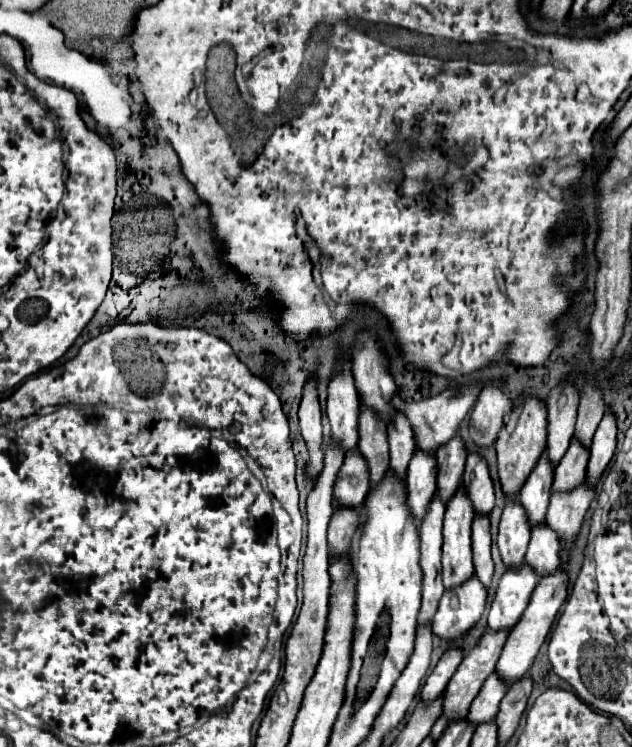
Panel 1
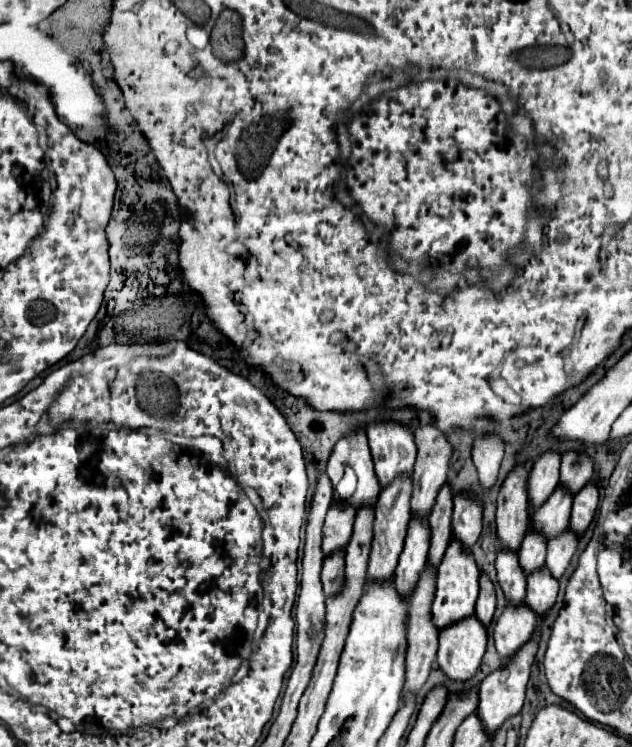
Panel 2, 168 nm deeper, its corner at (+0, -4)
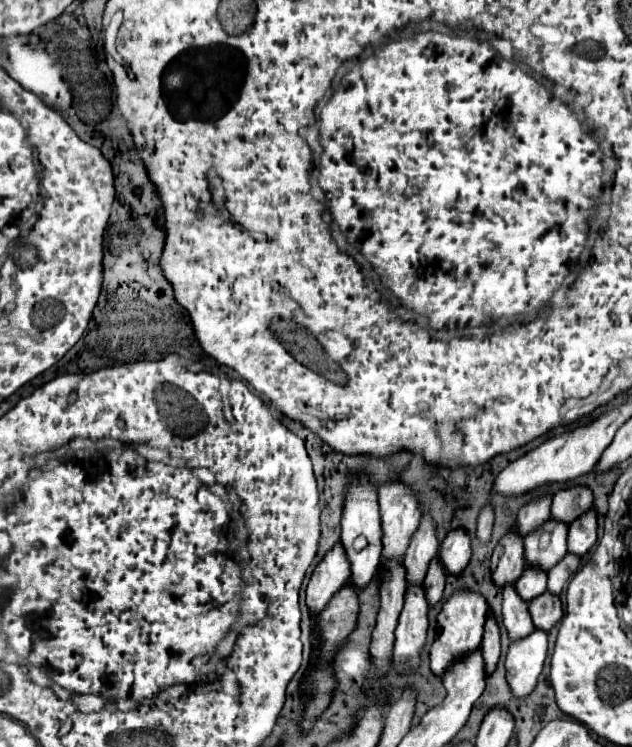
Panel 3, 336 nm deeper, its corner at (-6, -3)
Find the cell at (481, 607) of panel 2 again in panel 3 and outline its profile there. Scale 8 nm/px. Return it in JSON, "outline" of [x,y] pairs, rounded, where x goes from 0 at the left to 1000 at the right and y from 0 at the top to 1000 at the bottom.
{"outline":[[[772,815],[769,821],[769,837],[766,837],[766,855],[763,855],[763,877],[769,888],[769,901],[775,904],[785,896],[788,880],[791,880],[791,845],[782,829],[782,821]]]}

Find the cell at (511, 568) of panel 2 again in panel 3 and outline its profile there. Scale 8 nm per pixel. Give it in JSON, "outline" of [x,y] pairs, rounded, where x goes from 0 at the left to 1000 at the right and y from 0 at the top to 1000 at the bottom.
{"outline":[[[797,783],[794,786],[794,797],[797,797],[797,807],[794,807],[794,826],[797,826],[797,837],[804,842],[807,858],[832,853],[832,847],[842,847],[845,837],[835,821],[835,807],[826,805],[826,799],[820,799],[816,786]]]}

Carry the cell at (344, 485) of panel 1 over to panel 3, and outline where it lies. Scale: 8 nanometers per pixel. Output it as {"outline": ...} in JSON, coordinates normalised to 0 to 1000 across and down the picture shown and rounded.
{"outline":[[[532,727],[516,746],[500,756],[487,788],[484,788],[484,807],[491,818],[506,821],[522,799],[547,783],[554,775],[554,748],[547,746],[541,727]]]}

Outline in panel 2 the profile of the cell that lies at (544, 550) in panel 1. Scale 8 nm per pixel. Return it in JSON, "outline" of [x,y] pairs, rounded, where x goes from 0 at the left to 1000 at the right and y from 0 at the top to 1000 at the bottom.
{"outline":[[[854,760],[851,766],[835,771],[835,787],[832,787],[832,811],[851,822],[861,825],[870,819],[883,798],[883,776],[870,771],[864,760]]]}

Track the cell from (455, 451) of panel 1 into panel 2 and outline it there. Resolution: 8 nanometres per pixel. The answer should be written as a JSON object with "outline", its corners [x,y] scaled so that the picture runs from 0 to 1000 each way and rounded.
{"outline":[[[706,648],[696,659],[693,659],[693,669],[684,680],[684,688],[677,693],[677,704],[680,704],[680,736],[677,736],[677,755],[693,760],[693,755],[703,747],[703,739],[712,728],[712,699],[715,699],[715,656]]]}

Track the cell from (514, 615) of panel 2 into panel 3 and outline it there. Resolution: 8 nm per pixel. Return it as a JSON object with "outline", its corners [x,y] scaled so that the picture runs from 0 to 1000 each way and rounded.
{"outline":[[[845,842],[839,850],[810,858],[801,877],[804,917],[816,933],[835,930],[858,898],[867,871],[867,855],[858,842]]]}

